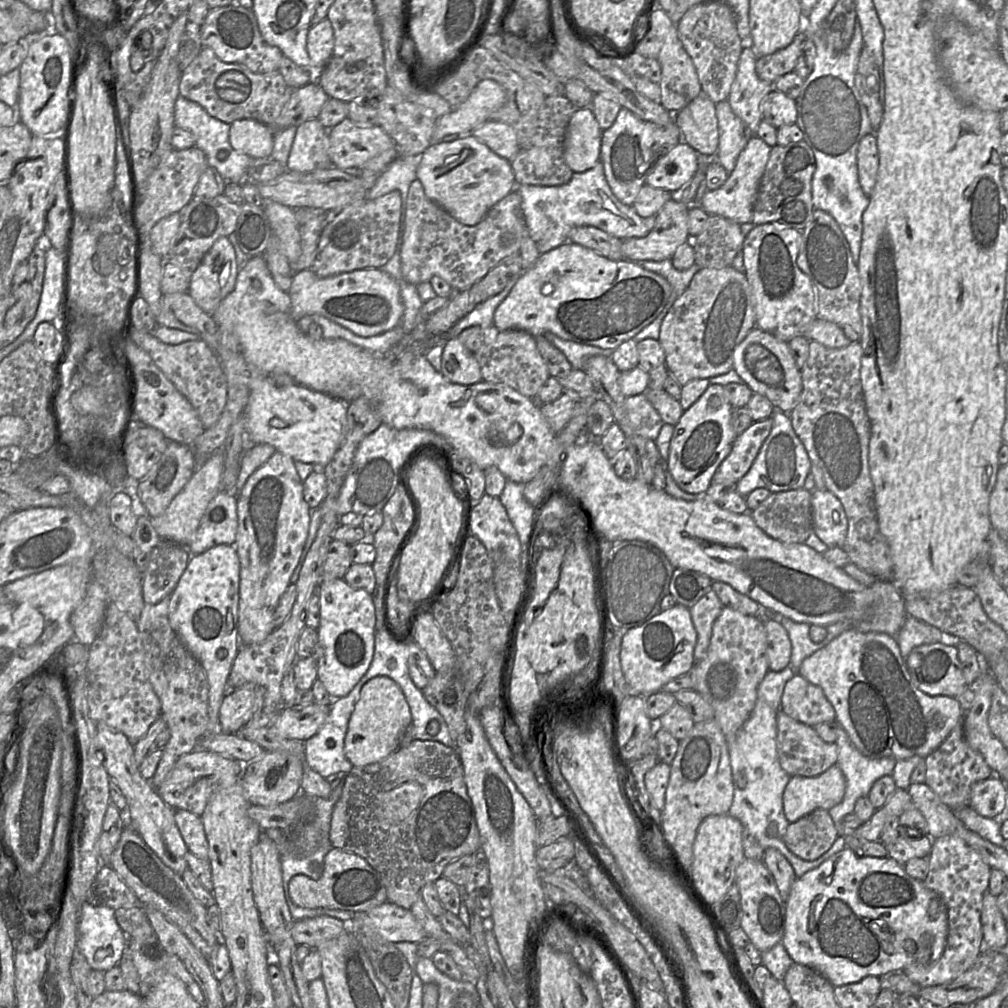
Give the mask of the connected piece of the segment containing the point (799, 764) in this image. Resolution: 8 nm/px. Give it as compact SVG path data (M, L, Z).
M779 710L777 714L777 754L780 766L791 777L815 777L837 763L838 747L836 743L824 742L813 727L798 722Z

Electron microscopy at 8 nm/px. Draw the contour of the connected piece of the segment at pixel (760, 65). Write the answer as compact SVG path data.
M802 29L787 47L758 57L755 66L758 77L773 84L779 77L794 71L806 36L806 30Z

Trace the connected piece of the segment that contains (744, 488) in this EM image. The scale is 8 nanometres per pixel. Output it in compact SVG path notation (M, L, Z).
M775 410L772 414L772 429L763 442L752 466L737 482L735 491L744 498L757 488L765 488L771 493L803 488L810 473L811 461L806 449L793 430L789 414Z

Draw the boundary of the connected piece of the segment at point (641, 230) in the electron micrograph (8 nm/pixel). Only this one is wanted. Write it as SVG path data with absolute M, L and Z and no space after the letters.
M601 159L590 170L573 173L571 180L560 186L517 185L528 232L540 254L568 242L570 231L579 226L593 226L618 239L641 238L649 234L633 206L619 201L607 182Z

